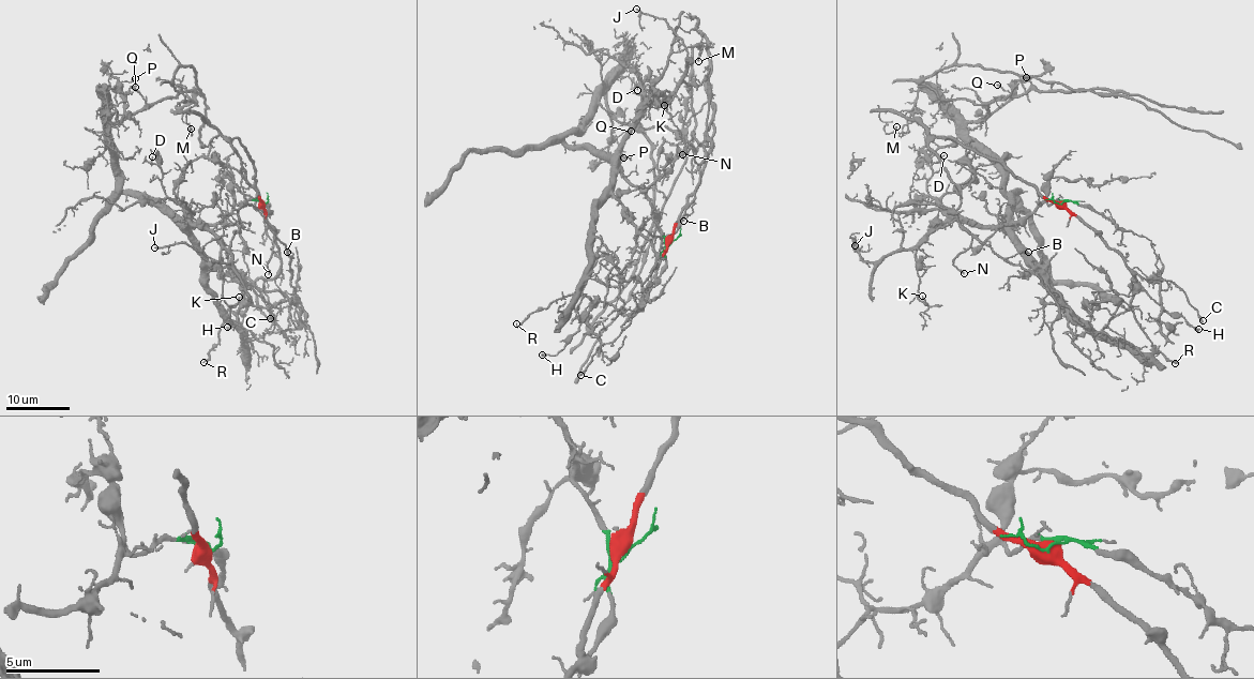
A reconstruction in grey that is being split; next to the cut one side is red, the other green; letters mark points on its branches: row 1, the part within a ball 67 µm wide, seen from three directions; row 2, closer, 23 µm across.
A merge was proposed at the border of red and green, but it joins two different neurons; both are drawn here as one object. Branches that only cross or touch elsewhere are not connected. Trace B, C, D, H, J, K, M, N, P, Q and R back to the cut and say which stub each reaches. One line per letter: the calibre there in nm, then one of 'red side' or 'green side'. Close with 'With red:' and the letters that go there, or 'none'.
B: calibre 100 nm; red side
C: calibre 240 nm; red side
D: calibre 120 nm; green side
H: calibre 170 nm; red side
J: calibre 170 nm; green side
K: calibre 110 nm; green side
M: calibre 100 nm; red side
N: calibre 150 nm; red side
P: calibre 180 nm; green side
Q: calibre 130 nm; green side
R: calibre 180 nm; red side
With red: B, C, H, M, N, R

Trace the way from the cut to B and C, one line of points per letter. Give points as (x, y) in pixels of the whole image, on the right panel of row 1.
B: (1060, 202), (952, 137), (928, 144), (960, 192), (962, 225), (1002, 257), (1028, 253)
C: (1060, 202), (1081, 217), (1134, 272), (1144, 278), (1168, 280), (1177, 286), (1203, 321)

